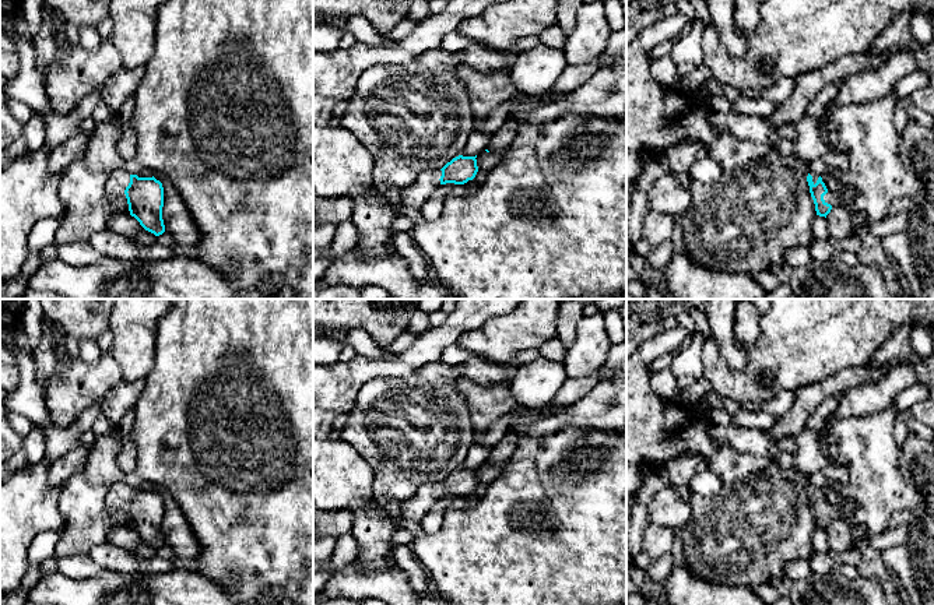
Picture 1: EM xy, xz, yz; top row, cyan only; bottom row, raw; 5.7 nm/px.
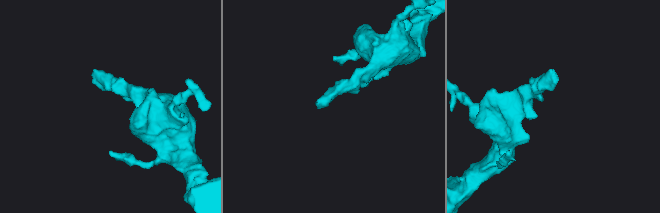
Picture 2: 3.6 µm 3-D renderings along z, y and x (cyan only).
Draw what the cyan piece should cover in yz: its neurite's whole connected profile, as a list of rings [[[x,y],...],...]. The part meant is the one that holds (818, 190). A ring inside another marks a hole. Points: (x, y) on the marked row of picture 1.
[[[808,173],[807,182],[810,186],[810,193],[815,204],[817,215],[825,217],[831,212],[832,208],[842,204],[842,201],[826,189],[822,177],[817,173]]]

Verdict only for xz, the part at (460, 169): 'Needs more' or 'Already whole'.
Needs more

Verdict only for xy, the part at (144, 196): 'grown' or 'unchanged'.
grown

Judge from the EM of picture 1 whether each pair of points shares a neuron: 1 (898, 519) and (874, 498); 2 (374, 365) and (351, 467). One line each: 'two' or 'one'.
1: two
2: two

